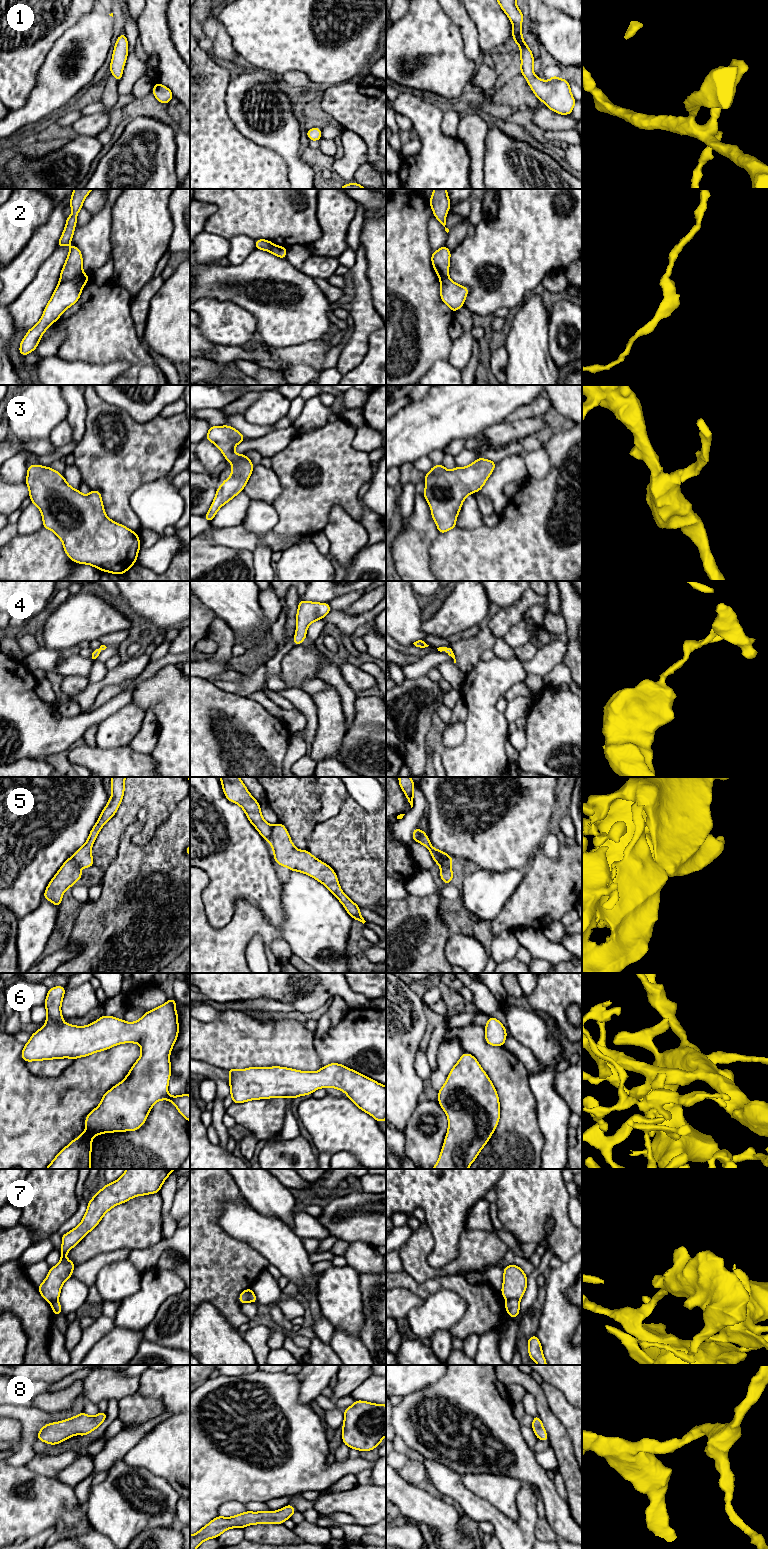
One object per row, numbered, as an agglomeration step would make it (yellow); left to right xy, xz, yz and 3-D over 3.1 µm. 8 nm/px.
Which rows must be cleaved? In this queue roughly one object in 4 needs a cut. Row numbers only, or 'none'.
2, 7

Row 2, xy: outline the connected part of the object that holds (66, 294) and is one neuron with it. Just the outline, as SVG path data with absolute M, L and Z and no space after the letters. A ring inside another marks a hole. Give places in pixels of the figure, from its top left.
M82 273L70 281L58 283L39 322L27 331L20 343L19 353L22 356L33 352L39 345L44 332L59 319L65 310L79 300L83 287L89 279L89 275Z

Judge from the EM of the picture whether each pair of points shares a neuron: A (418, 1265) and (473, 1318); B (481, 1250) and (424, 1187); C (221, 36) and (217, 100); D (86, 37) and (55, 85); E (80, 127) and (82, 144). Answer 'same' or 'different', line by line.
A: different
B: different
C: different
D: same
E: different

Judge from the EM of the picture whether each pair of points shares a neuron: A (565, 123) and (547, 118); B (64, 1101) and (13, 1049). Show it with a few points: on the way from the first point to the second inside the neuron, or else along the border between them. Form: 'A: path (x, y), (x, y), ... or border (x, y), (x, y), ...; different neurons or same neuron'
A: path (561, 122), (551, 121); same neuron
B: path (47, 1100), (13, 1066); same neuron

